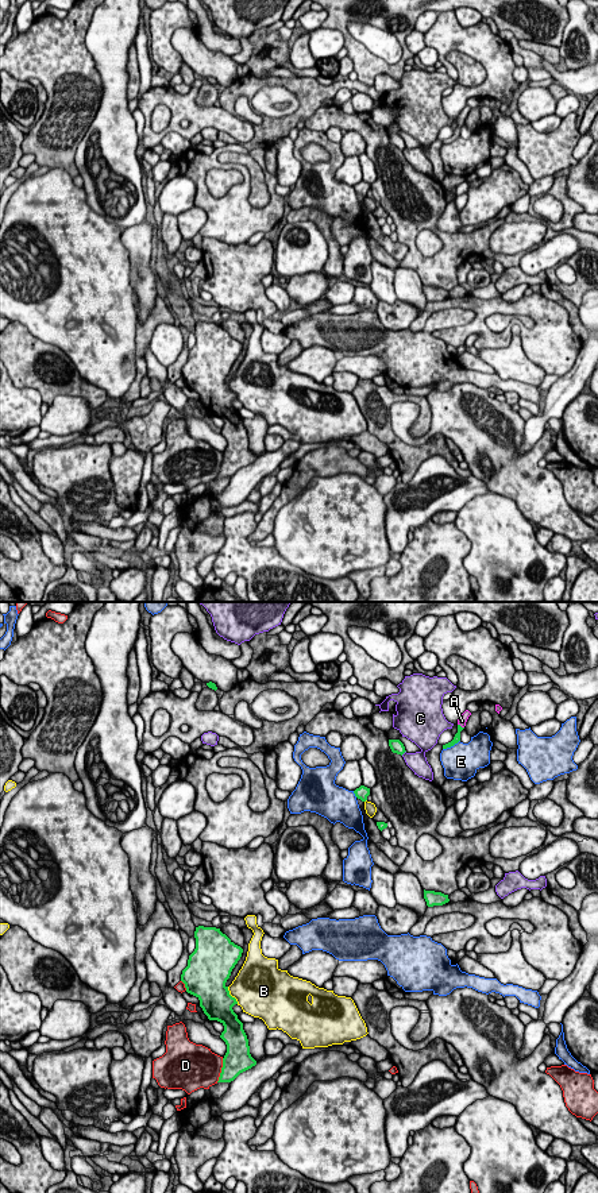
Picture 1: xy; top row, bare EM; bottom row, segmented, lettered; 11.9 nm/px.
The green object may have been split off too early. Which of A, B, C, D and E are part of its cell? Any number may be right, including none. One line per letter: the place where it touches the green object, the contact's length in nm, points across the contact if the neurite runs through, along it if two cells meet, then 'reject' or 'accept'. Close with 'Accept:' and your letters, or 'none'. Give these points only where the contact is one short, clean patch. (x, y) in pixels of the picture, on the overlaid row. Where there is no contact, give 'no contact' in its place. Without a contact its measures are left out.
A: meets green in xy at (459, 725); contact 100 nm long; runs through xy (456, 738), (459, 725), (462, 721); accept
B: meets green in xy at (230, 995); contact 240 nm long; reject
C: meets green in xy at (402, 753); contact 80 nm long; reject
D: meets green in xy at (222, 1070); contact 300 nm long; reject
E: meets green in xy at (451, 745); contact 240 nm long; reject
Accept: A

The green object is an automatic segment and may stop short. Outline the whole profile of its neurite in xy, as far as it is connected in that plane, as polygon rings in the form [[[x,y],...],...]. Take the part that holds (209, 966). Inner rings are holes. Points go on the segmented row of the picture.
[[[198,926],[194,938],[196,949],[189,955],[181,981],[185,984],[186,992],[200,1000],[200,1007],[208,1019],[224,1026],[220,1038],[227,1045],[227,1053],[217,1082],[231,1082],[240,1073],[256,1065],[250,1054],[243,1023],[232,1009],[238,1001],[229,995],[225,985],[243,949],[216,927]]]

